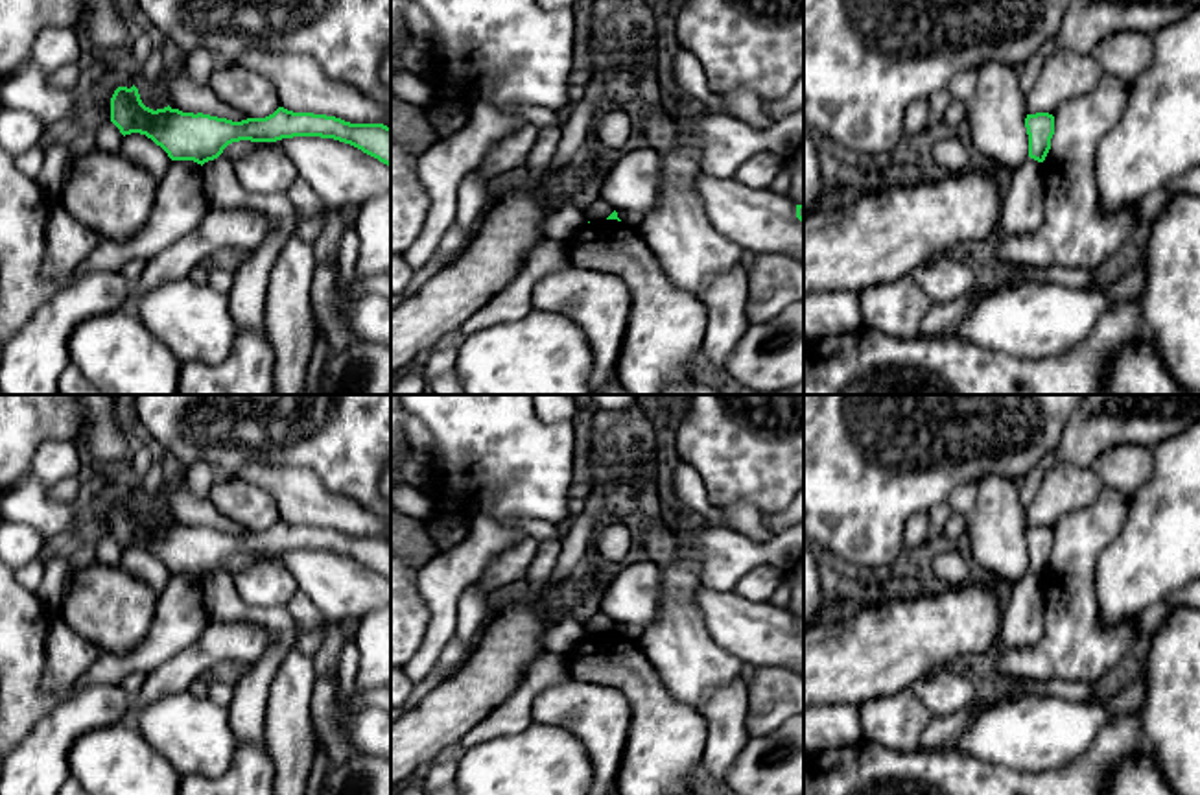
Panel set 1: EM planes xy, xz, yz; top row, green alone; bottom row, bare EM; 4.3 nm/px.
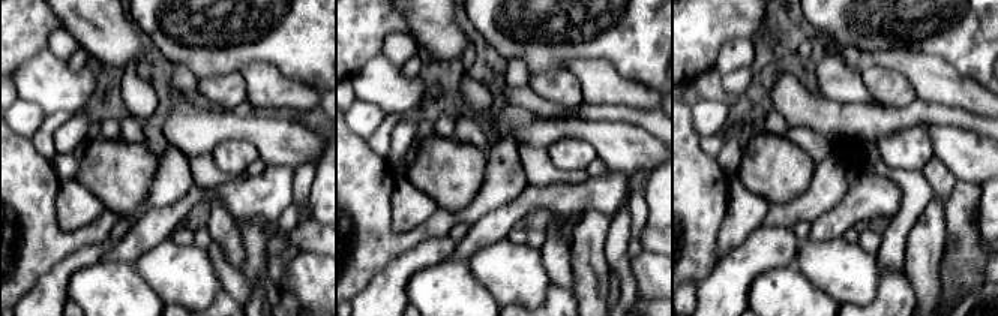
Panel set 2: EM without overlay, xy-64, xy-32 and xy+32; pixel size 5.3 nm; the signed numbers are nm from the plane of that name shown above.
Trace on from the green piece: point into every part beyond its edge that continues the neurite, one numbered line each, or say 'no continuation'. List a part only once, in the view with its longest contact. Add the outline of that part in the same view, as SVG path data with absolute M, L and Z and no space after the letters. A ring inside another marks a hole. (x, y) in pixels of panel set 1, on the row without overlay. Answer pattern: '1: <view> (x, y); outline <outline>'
no continuation

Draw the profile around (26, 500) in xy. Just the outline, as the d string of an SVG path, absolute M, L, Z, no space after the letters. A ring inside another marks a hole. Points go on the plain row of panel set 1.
M33 470L22 474L0 494L2 520L31 526L44 540L68 529L77 516L76 502L52 502L48 489Z

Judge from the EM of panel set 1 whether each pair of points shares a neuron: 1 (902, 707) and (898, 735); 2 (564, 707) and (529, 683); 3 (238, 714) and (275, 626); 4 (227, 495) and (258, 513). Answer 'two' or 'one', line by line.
1: one
2: two
3: one
4: one

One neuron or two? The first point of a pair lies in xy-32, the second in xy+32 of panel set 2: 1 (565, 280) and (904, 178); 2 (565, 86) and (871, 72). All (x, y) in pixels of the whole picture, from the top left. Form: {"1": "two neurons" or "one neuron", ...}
{"1": "one neuron", "2": "one neuron"}

